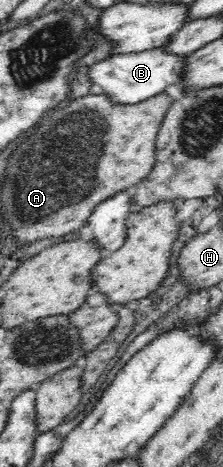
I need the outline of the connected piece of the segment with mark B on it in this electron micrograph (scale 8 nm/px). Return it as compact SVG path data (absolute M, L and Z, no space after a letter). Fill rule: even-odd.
M164 49L112 55L102 62L92 64L87 70L88 81L100 88L102 95L106 95L114 104L136 104L152 98L164 91L166 86L178 82L178 74L184 66L184 57L168 55Z

